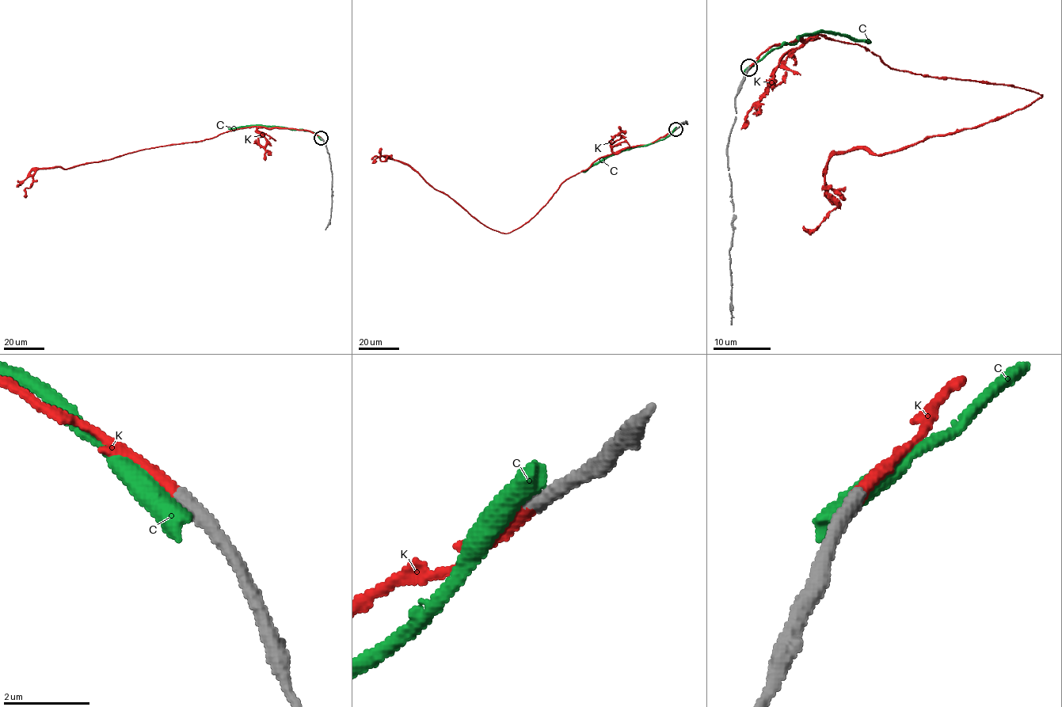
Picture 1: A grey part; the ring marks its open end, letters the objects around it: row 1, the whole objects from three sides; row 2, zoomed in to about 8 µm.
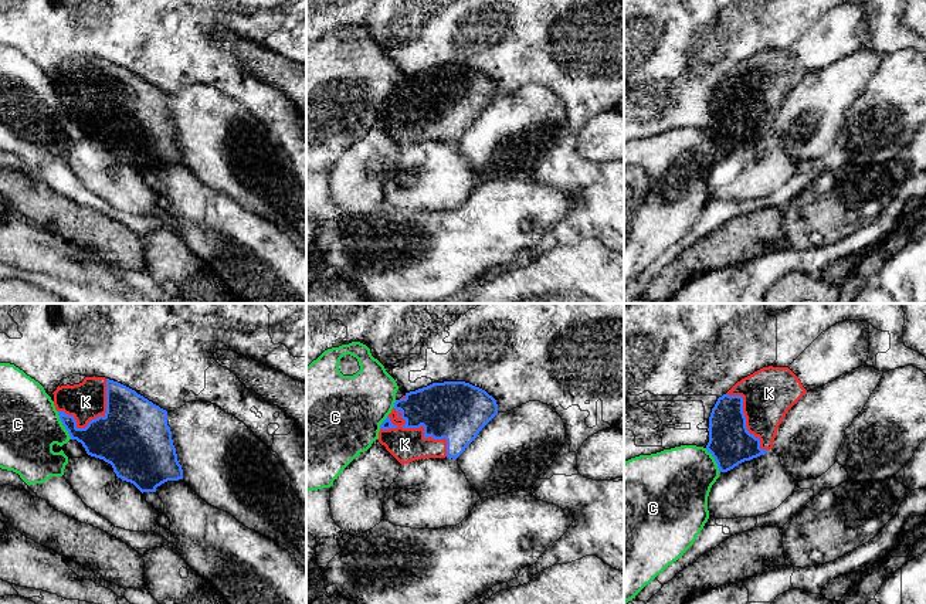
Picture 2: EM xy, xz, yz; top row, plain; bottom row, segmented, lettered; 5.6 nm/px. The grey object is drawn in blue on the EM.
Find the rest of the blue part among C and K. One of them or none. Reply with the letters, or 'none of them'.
K

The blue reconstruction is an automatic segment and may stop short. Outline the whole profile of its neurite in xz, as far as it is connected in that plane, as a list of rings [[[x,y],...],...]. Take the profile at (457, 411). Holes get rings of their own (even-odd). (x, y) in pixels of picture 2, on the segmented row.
[[[465,381],[433,383],[396,400],[380,425],[379,442],[401,465],[421,458],[457,459],[496,414],[496,400],[479,387]]]

